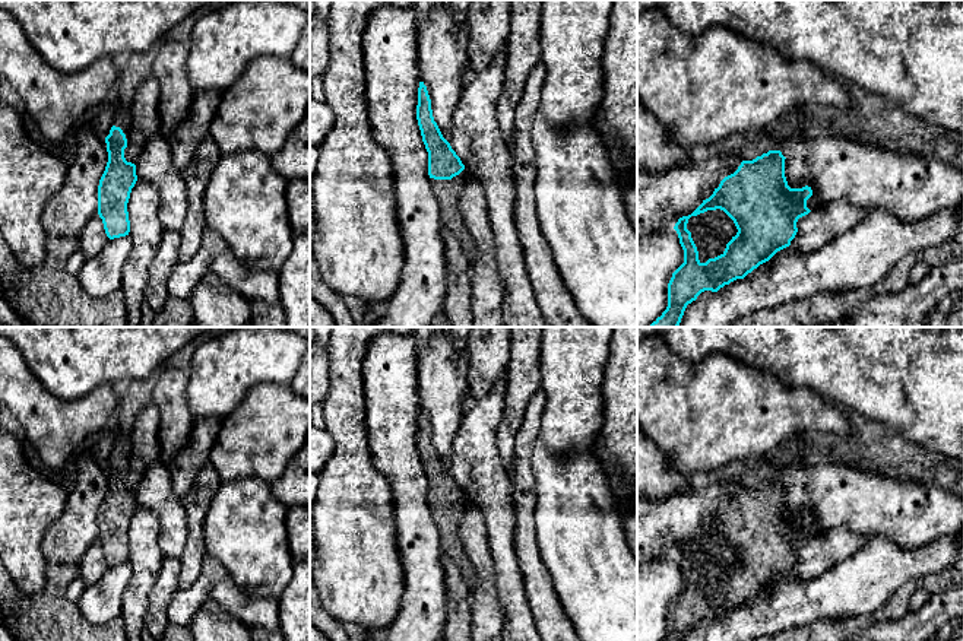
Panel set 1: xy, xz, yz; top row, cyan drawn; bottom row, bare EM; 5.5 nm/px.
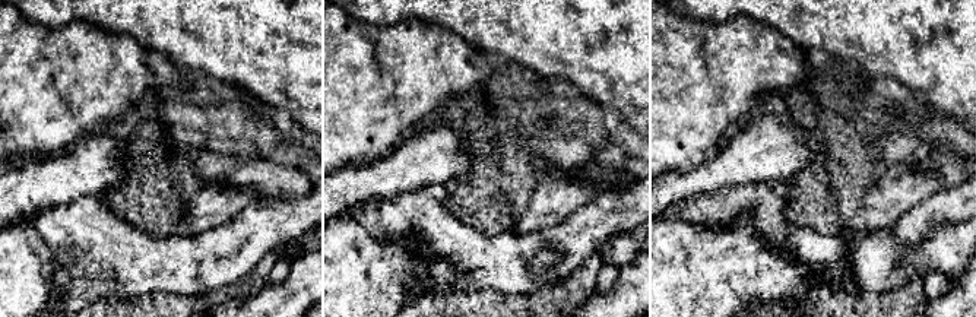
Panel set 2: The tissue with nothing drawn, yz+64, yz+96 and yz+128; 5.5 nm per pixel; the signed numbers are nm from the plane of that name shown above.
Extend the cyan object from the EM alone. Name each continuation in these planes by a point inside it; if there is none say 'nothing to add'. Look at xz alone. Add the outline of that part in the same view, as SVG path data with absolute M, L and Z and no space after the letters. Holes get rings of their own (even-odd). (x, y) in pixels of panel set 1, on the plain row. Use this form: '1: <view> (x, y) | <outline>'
1: xz (446, 519) | M463 496L452 507L430 505L430 510L438 529L443 553L460 567L465 583L471 590L475 586L475 571L459 536L459 520L463 517L466 507L468 499Z

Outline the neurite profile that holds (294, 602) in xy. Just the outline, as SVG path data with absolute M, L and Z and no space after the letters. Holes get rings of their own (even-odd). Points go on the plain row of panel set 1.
M310 558L294 562L294 575L278 600L283 641L310 641Z

